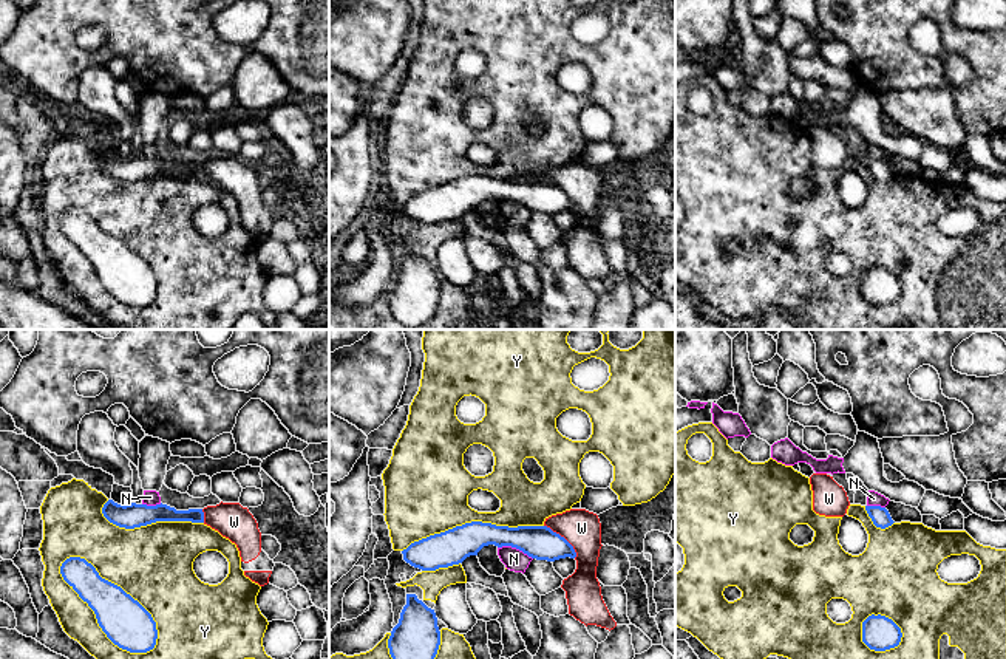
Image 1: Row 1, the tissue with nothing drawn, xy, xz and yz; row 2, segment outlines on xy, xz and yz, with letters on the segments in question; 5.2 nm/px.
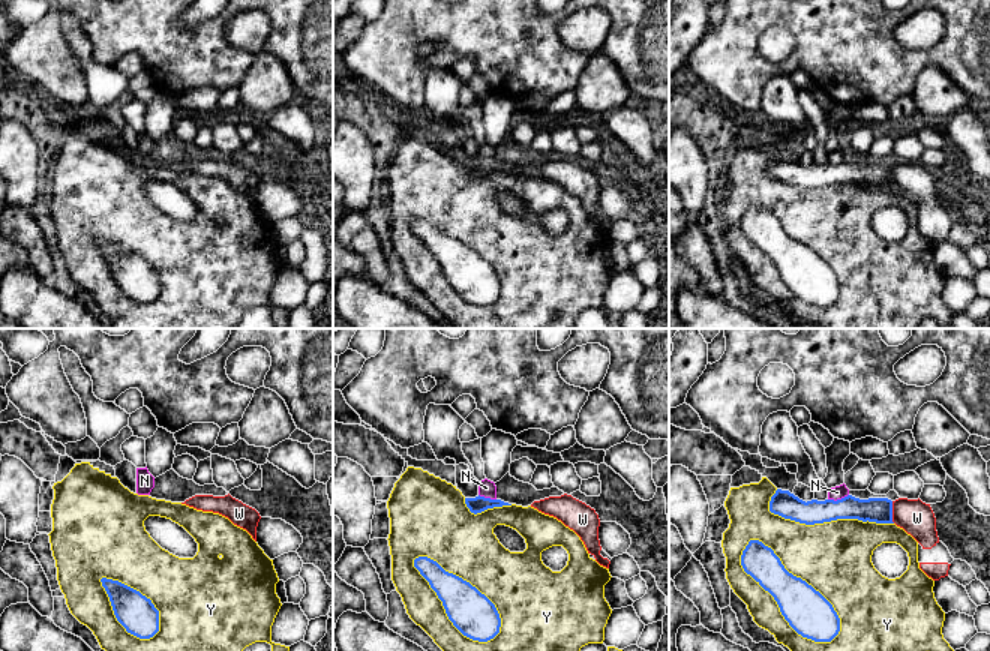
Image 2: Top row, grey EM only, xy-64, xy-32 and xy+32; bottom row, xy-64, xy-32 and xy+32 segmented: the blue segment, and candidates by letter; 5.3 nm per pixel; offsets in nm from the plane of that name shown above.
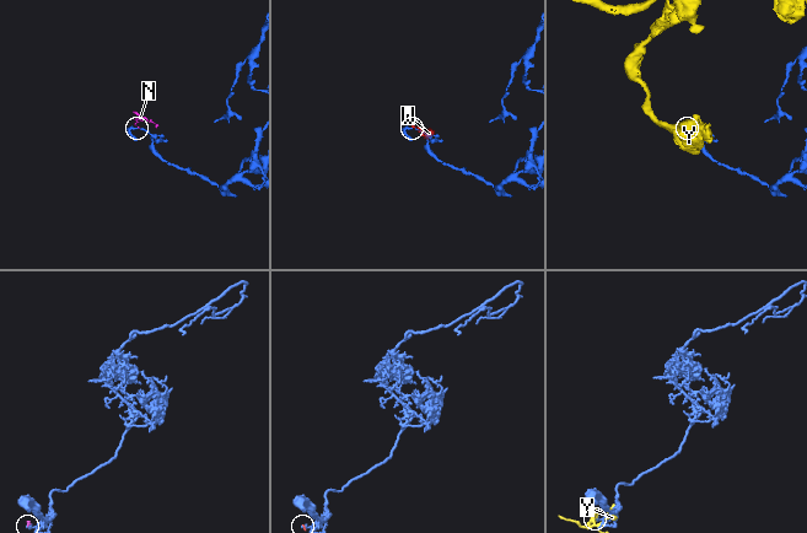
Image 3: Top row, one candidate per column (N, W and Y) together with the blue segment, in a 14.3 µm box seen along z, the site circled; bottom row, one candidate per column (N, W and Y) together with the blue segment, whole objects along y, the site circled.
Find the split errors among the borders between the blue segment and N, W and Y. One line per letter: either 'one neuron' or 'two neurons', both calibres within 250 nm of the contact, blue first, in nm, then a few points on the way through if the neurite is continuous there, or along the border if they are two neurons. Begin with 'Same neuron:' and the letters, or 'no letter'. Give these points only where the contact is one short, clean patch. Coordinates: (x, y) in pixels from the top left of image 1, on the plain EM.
Same neuron: no letter
N: two neurons; calibres 180 and 120 nm; border xz (498, 200), (515, 200), (532, 212)
W: two neurons; calibres 180 and 190 nm
Y: two neurons; calibres 240 and 180 nm

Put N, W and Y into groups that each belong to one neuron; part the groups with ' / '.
N W / Y

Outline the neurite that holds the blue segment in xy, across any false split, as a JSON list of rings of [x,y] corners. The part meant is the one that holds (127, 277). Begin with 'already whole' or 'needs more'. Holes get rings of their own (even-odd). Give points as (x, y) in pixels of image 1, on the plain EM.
already whole | [[[70,210],[60,227],[94,265],[99,280],[114,299],[130,306],[155,302],[158,283],[151,268],[121,240],[102,232],[91,217]]]

